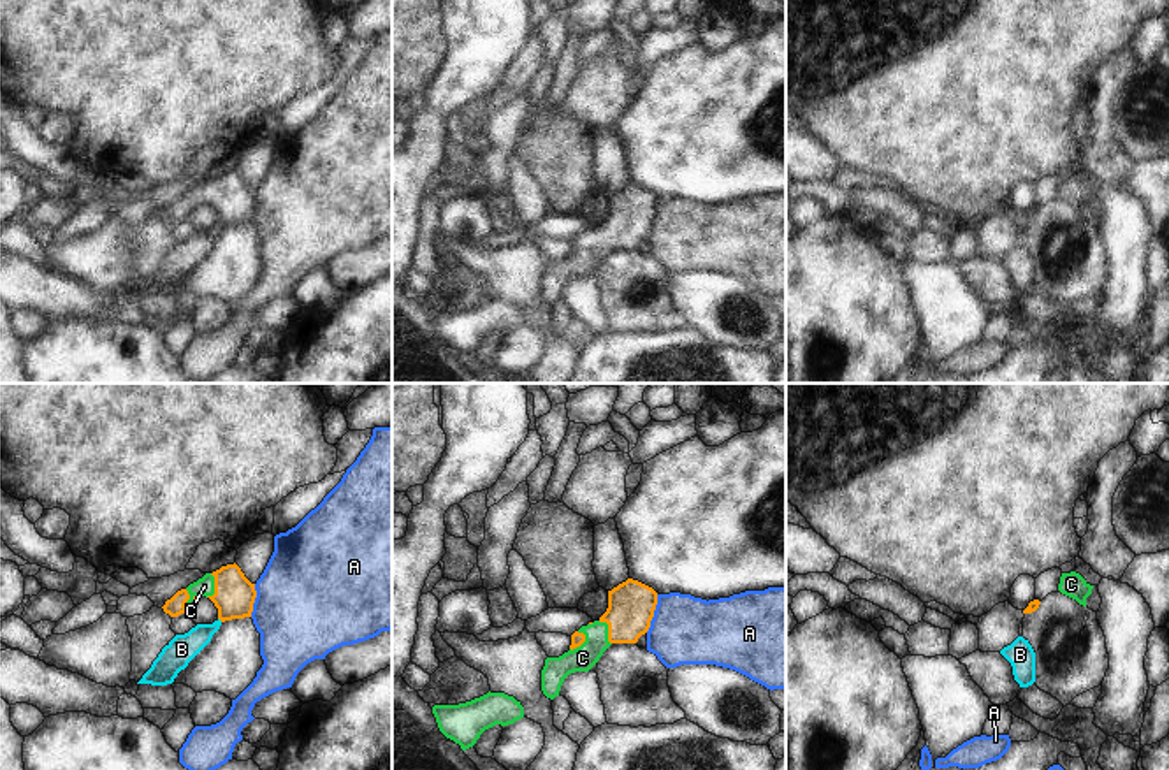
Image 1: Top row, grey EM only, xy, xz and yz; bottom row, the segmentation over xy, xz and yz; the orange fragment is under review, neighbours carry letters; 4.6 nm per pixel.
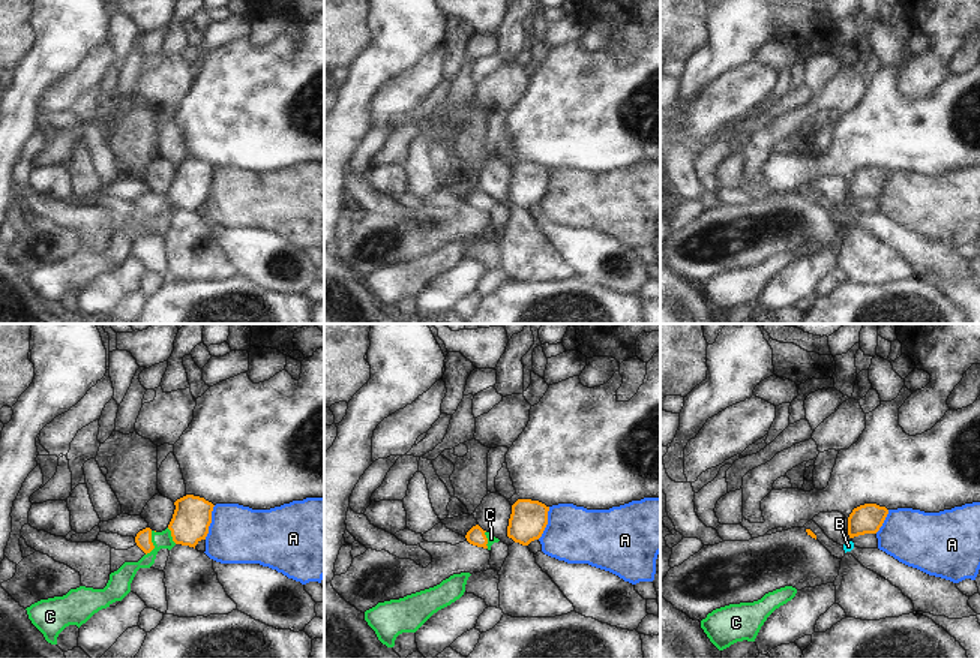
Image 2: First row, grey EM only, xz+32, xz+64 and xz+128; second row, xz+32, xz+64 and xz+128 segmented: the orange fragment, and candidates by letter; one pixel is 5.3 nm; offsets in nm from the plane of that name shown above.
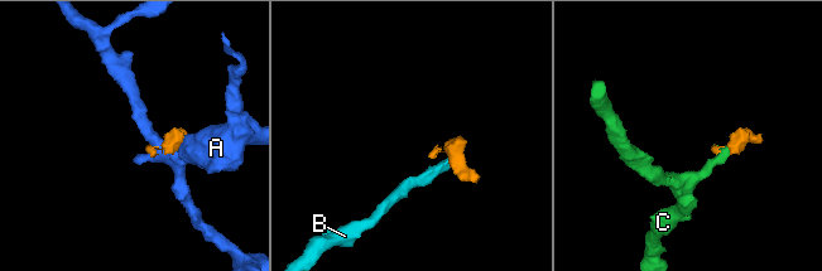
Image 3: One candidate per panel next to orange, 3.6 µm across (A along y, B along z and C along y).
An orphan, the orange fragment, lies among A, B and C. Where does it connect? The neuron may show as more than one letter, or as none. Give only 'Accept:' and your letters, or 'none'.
Accept: C

